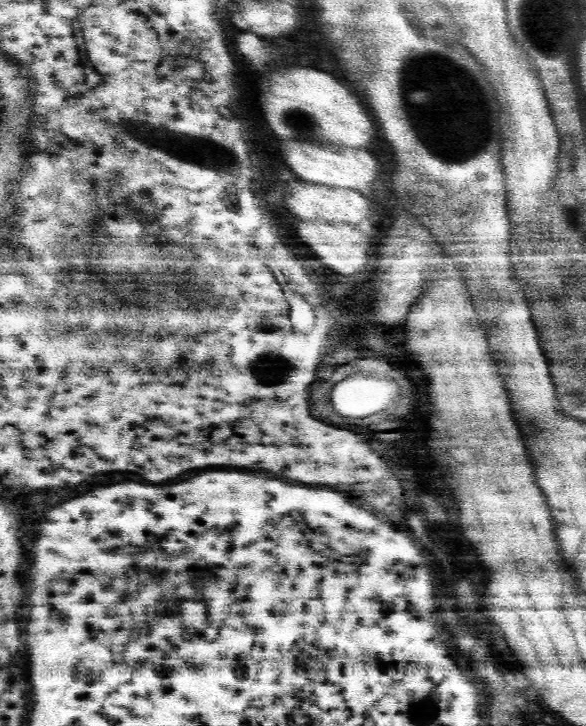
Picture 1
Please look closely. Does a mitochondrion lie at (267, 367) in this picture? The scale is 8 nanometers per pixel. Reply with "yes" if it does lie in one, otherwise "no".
yes

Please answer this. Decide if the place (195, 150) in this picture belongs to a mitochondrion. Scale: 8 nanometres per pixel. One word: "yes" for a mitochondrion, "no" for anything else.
yes

